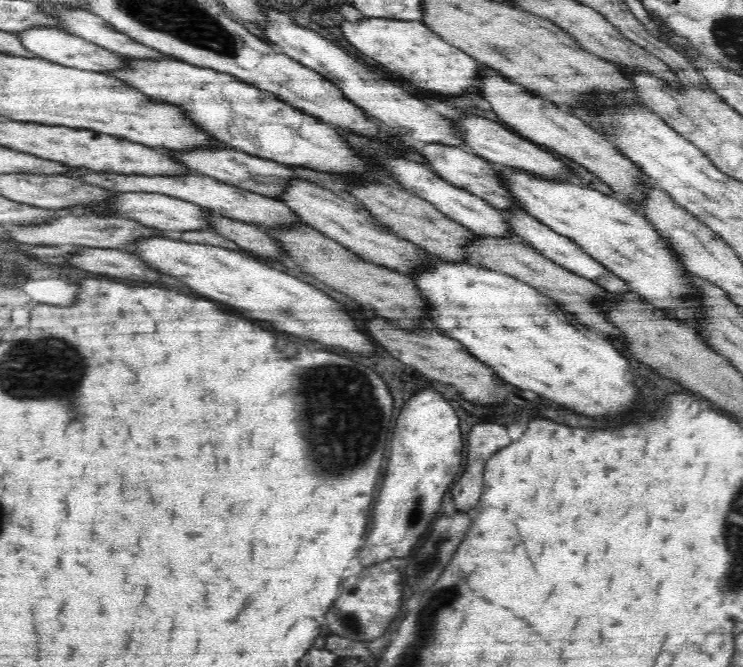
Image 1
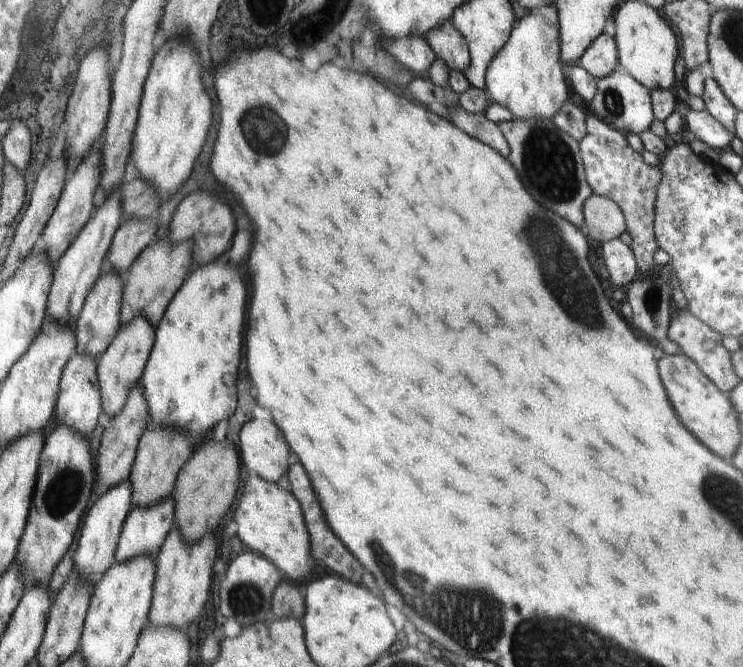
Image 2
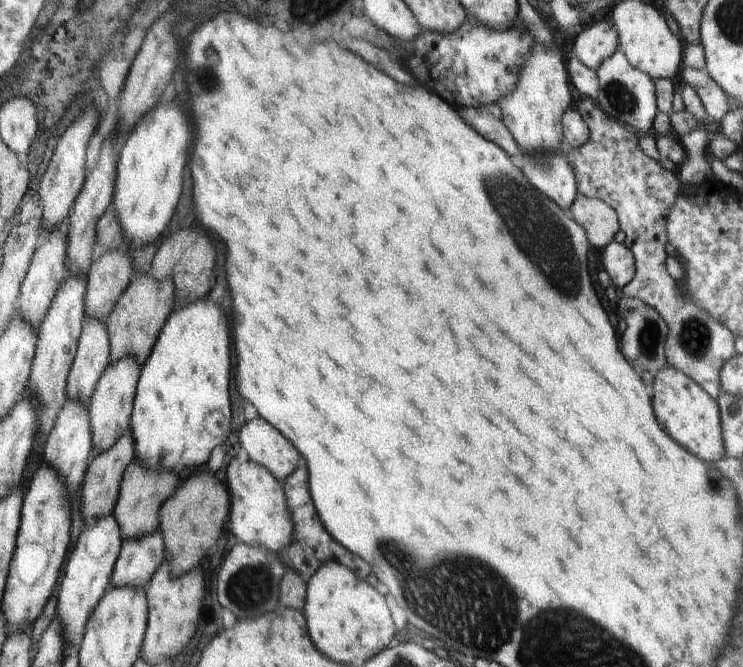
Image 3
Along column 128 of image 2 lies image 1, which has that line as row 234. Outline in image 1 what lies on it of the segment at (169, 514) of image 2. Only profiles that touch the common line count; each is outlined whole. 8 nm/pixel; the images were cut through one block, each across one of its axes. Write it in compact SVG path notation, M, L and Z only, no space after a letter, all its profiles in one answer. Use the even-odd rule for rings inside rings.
M524 209L508 210L508 226L511 234L515 234L517 240L522 241L528 247L532 247L542 256L553 260L556 264L567 268L570 272L578 274L591 280L594 284L601 286L604 290L612 293L625 293L631 290L630 283L622 280L612 271L594 260L586 251L578 246L572 239L554 232L549 226L542 224L537 218L530 216Z

